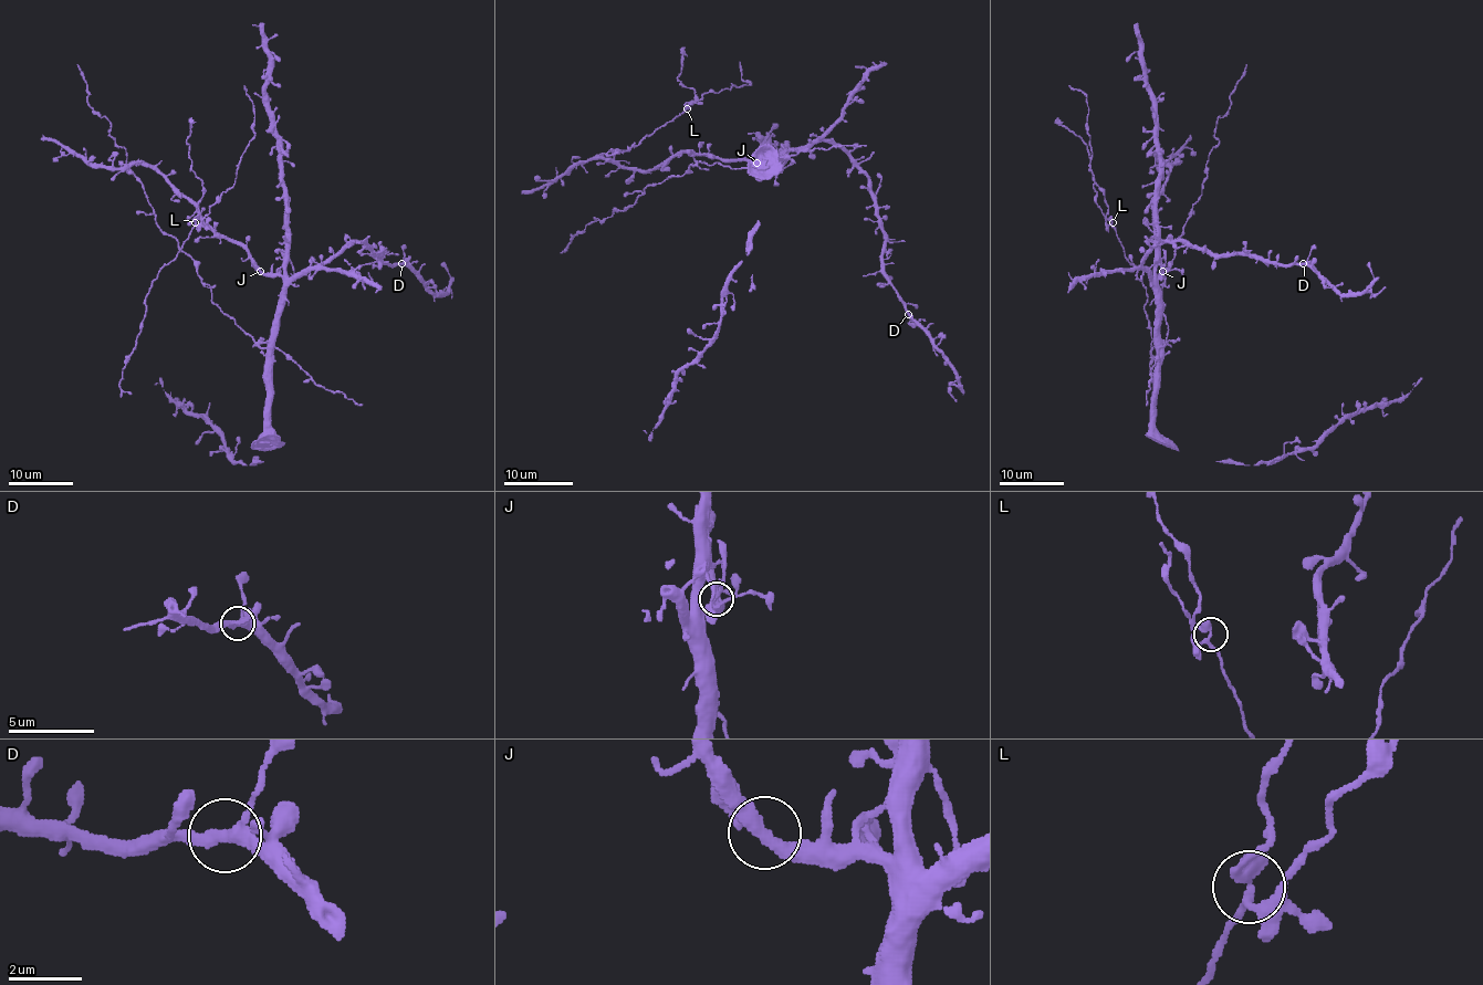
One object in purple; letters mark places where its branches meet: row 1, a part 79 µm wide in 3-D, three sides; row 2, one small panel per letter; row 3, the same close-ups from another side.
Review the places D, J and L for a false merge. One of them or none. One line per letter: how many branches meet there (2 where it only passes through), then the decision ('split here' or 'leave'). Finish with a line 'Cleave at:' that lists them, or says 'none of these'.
D: 3 | leave
J: 3 | leave
L: 3 | leave
Cleave at: none of these

